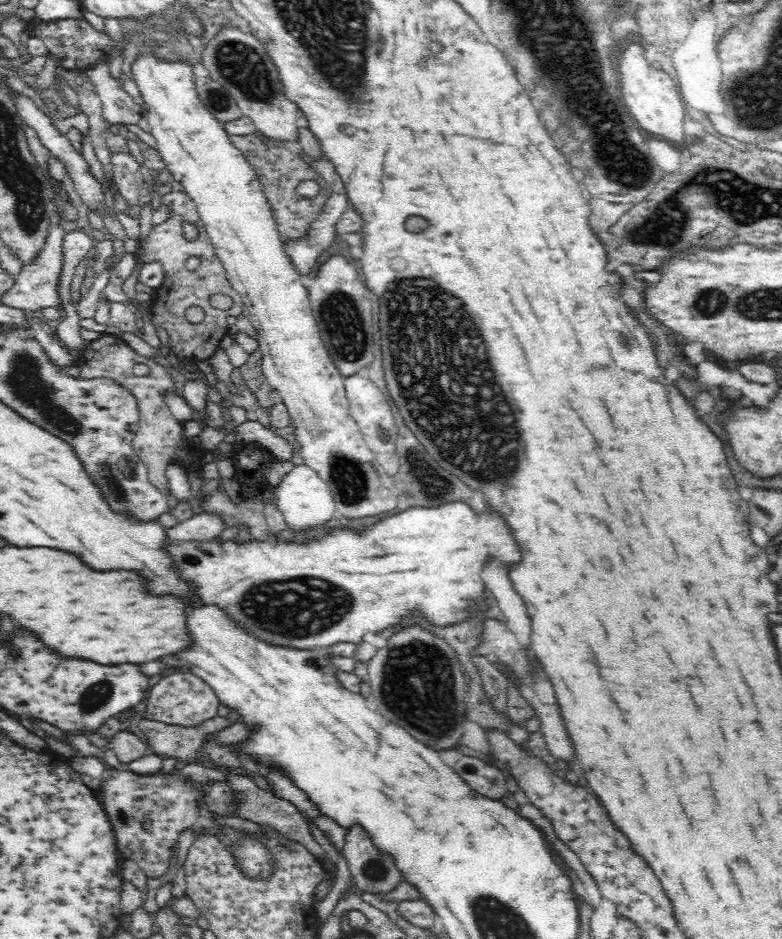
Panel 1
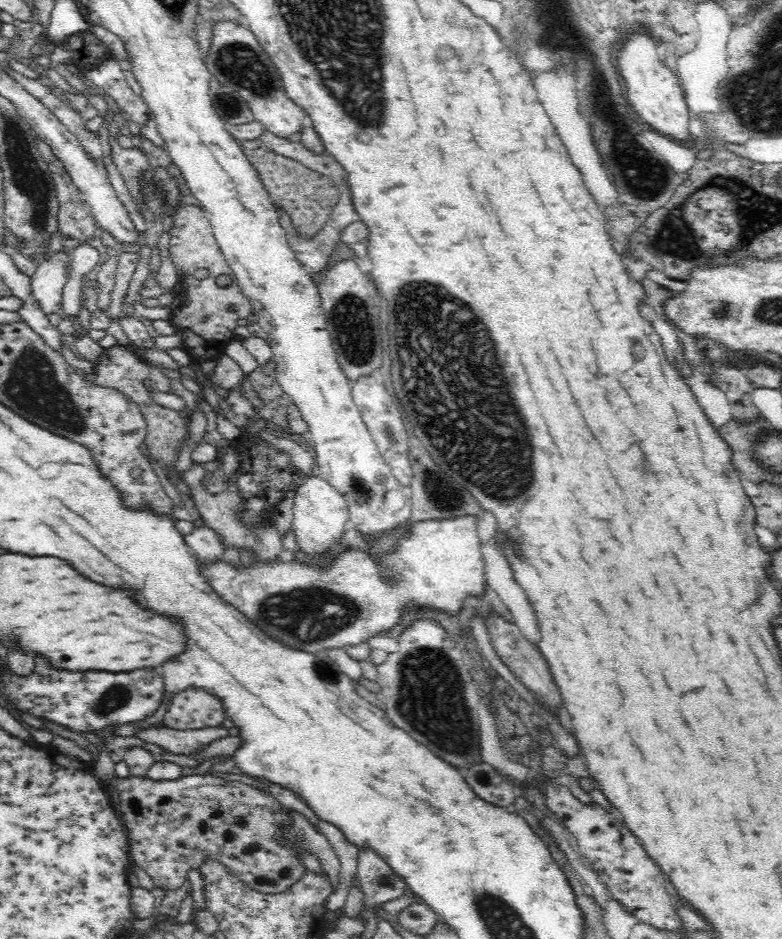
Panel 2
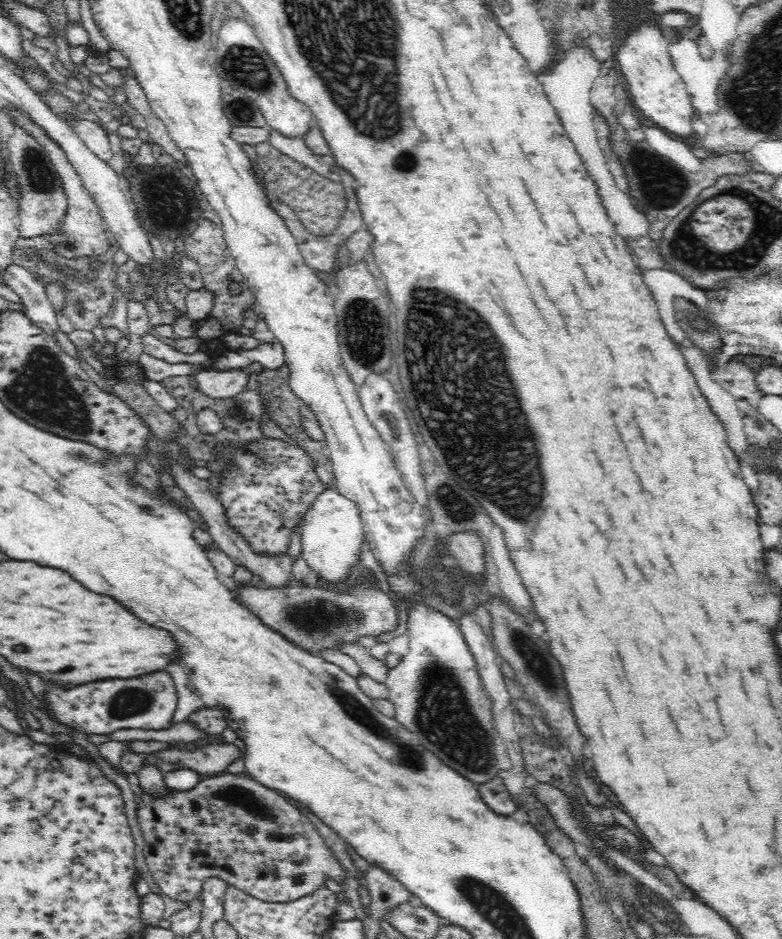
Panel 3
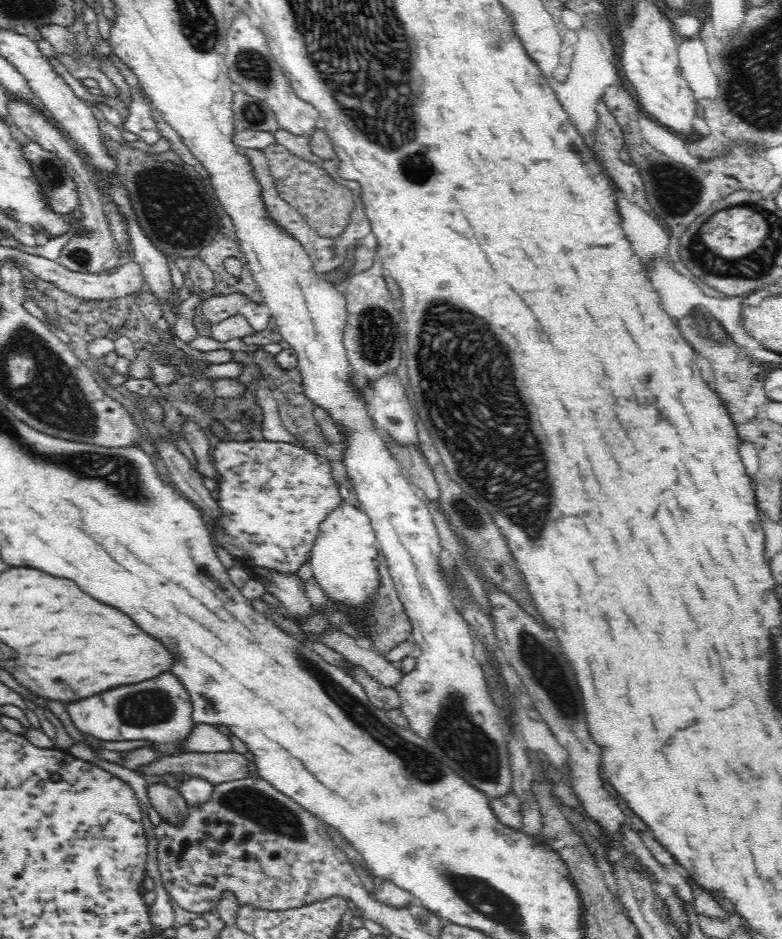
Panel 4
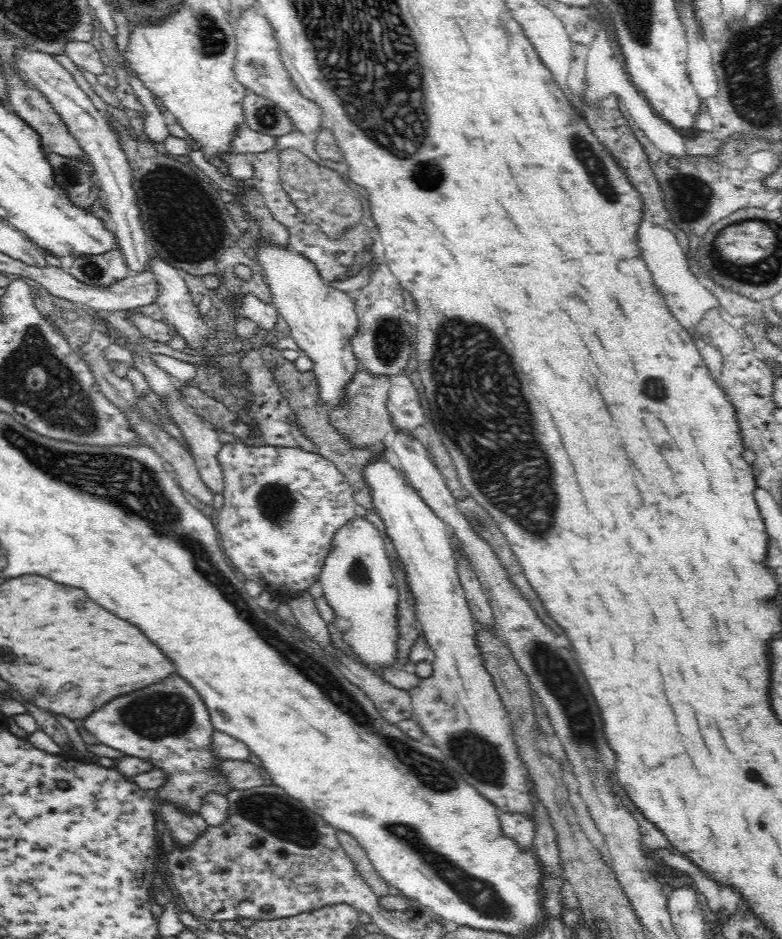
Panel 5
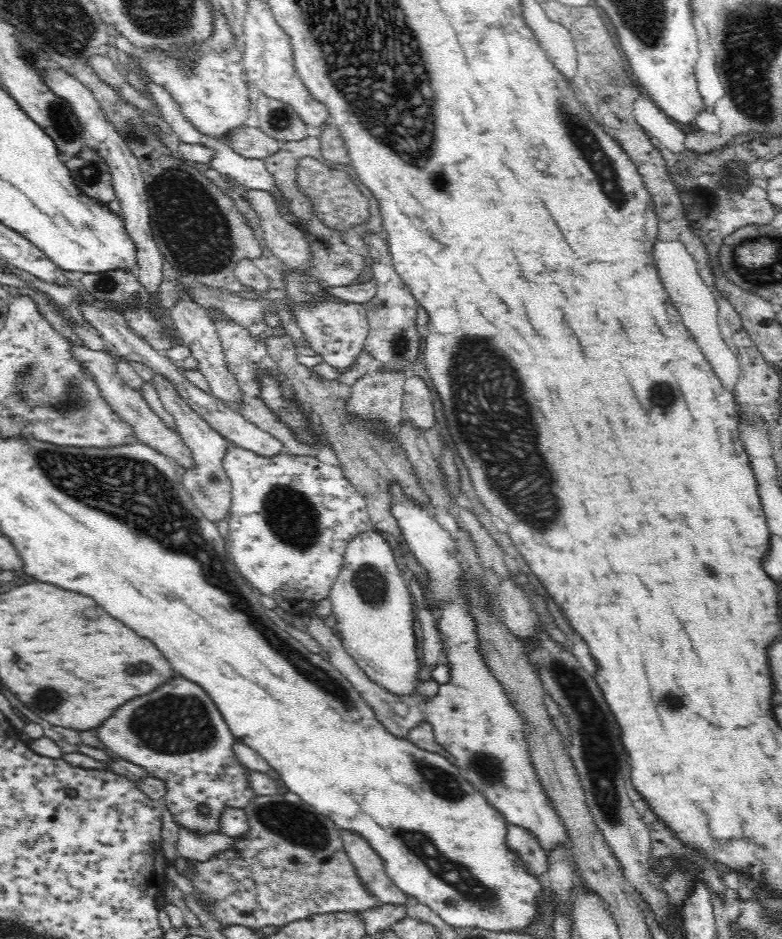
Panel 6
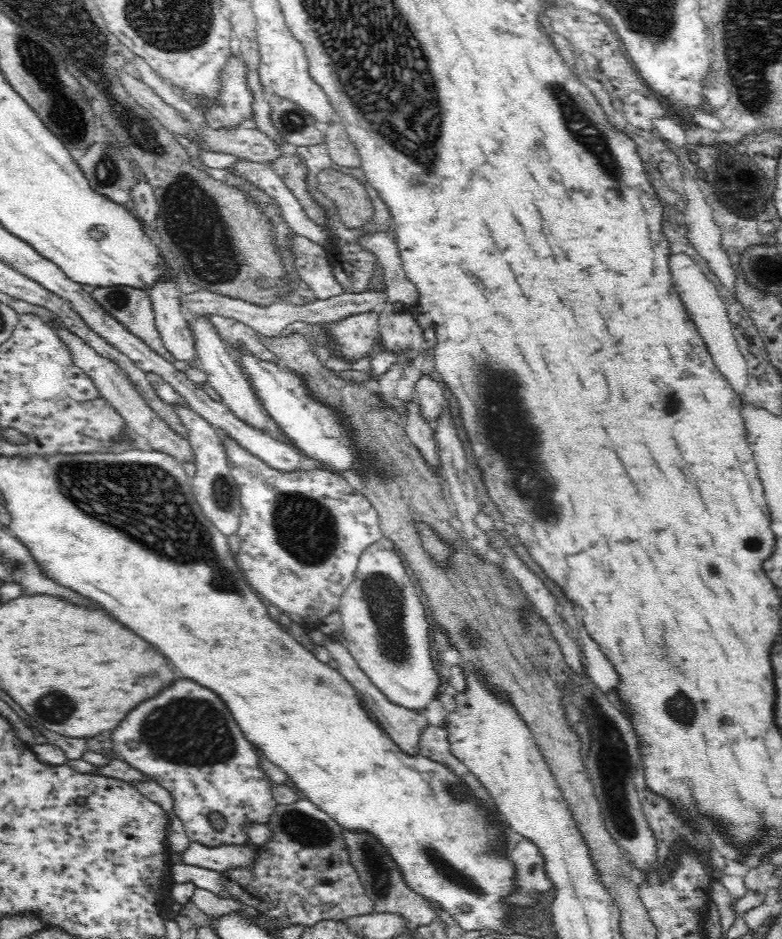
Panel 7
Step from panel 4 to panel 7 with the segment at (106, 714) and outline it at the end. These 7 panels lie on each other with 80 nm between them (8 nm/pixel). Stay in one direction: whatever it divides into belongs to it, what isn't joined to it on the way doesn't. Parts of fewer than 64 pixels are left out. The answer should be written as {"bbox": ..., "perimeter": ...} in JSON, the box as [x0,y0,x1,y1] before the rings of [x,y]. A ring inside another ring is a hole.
{"bbox":[109,678,276,845],"perimeter":[[[186,678],[174,680],[152,698],[134,705],[109,731],[110,746],[119,758],[146,773],[171,793],[173,813],[186,823],[194,841],[208,845],[246,845],[250,843],[242,828],[248,822],[269,823],[273,812],[271,806],[276,801],[269,794],[272,780],[255,763],[255,758],[261,754],[242,736],[222,702],[218,702],[218,698],[214,698],[214,694],[210,694],[204,686],[198,686]]]}

